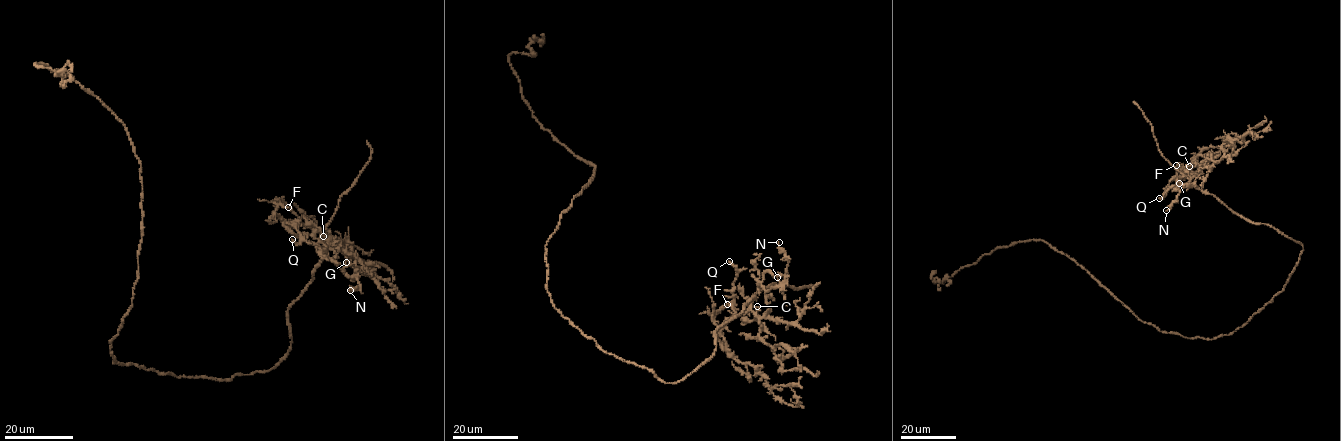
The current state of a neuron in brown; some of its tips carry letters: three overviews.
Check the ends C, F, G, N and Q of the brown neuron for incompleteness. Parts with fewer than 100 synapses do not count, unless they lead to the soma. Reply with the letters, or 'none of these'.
none of these

